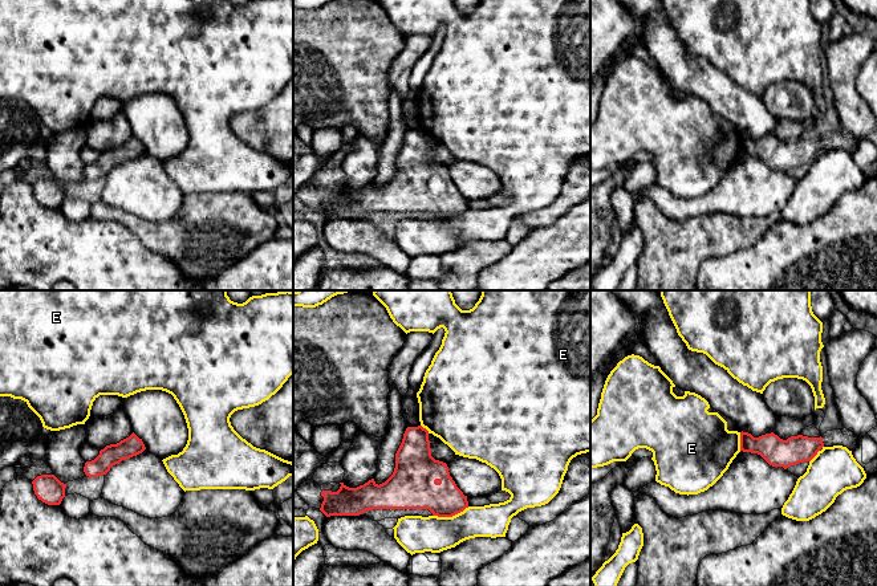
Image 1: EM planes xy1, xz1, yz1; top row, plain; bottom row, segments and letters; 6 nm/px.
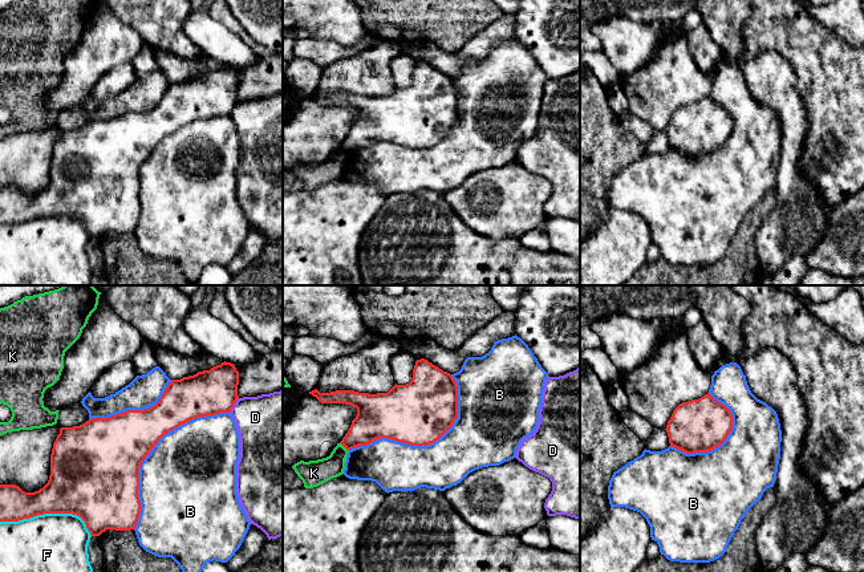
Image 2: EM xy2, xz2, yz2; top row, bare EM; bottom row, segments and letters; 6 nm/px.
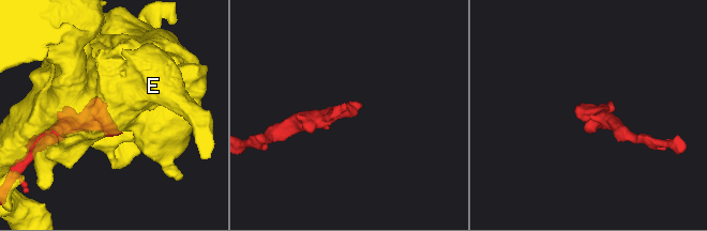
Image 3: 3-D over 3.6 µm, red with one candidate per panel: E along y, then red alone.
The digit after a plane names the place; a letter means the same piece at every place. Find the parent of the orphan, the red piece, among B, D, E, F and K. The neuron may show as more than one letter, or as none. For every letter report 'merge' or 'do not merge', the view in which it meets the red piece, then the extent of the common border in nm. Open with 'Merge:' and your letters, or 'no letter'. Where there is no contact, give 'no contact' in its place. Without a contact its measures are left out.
Merge: no letter
B: do not merge | xy2 | 900 nm
D: do not merge | xy2 | 110 nm
E: do not merge | xz1 | 240 nm
F: do not merge | xy2 | 550 nm
K: do not merge | xz2 | 80 nm

